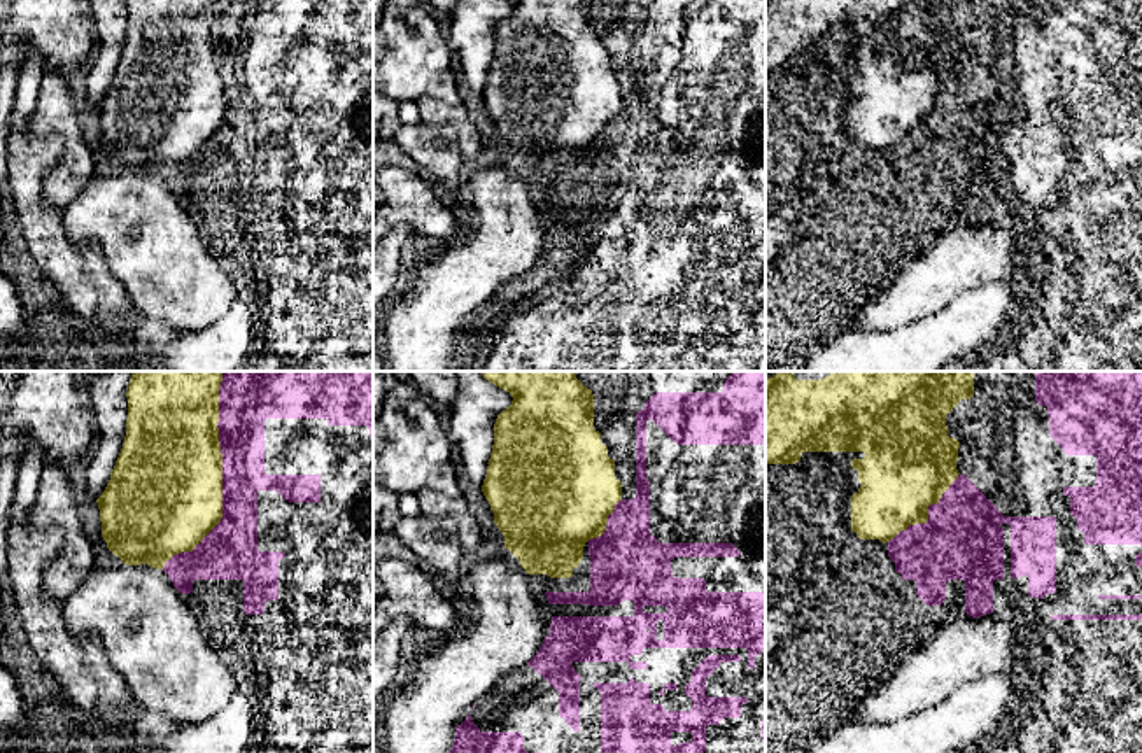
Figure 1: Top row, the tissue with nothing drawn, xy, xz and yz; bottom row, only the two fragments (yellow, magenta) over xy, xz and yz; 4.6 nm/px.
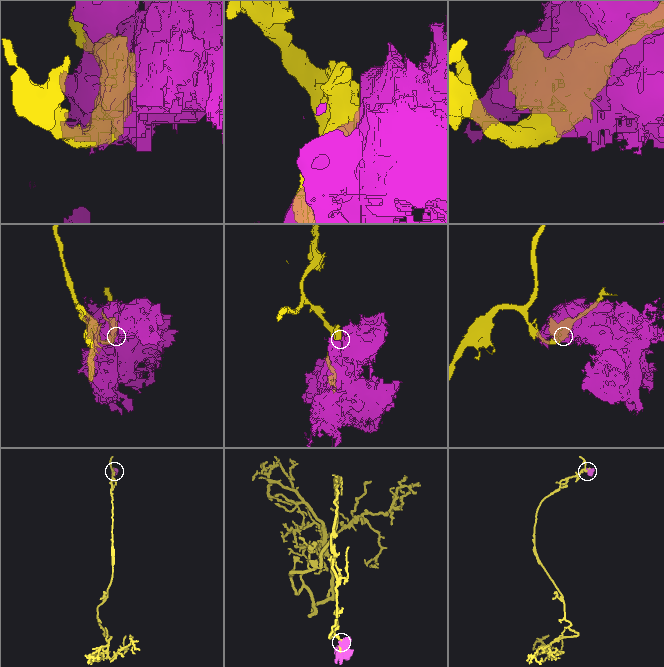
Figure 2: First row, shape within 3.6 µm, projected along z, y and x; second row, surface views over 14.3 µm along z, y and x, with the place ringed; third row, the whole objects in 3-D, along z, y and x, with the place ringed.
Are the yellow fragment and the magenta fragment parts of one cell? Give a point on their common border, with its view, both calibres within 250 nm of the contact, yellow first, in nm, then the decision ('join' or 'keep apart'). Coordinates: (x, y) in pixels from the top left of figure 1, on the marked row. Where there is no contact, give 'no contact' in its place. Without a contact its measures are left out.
meets yellow in xy at (221, 477); 500 nm thick on the yellow side, 200 nm on the other; keep apart

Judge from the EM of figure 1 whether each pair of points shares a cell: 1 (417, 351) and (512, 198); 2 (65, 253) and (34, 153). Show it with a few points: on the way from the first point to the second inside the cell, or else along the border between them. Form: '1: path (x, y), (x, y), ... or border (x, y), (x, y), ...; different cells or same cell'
1: path (431, 312), (503, 237); same cell
2: path (42, 228), (32, 209), (32, 177); same cell

